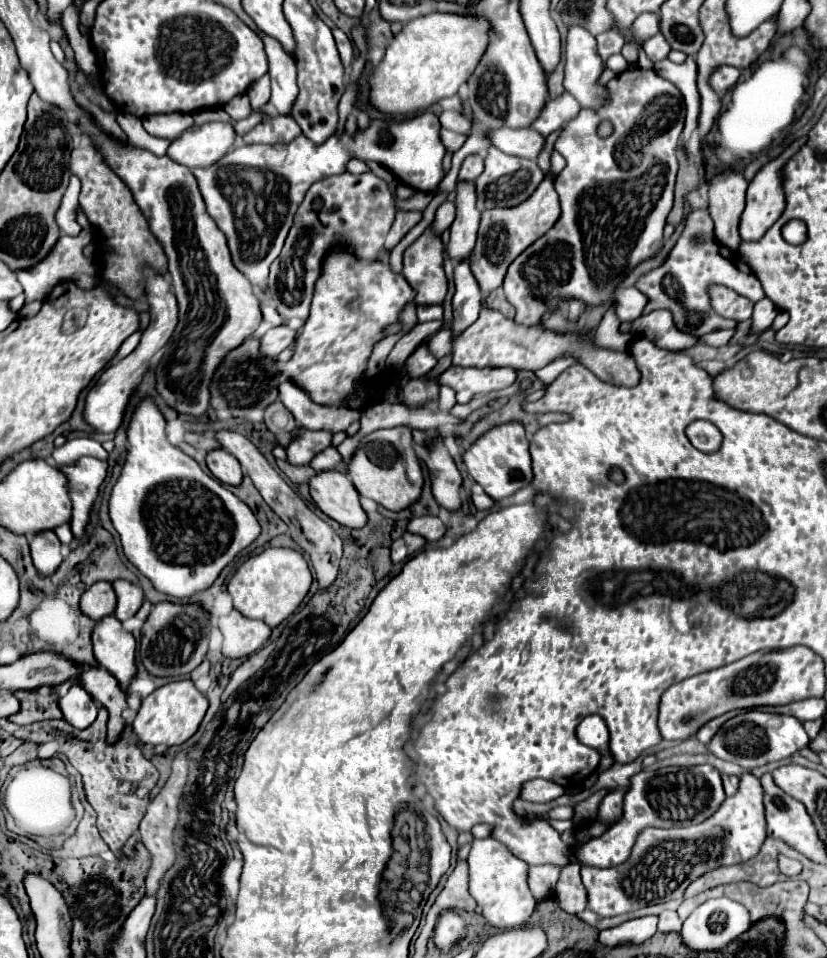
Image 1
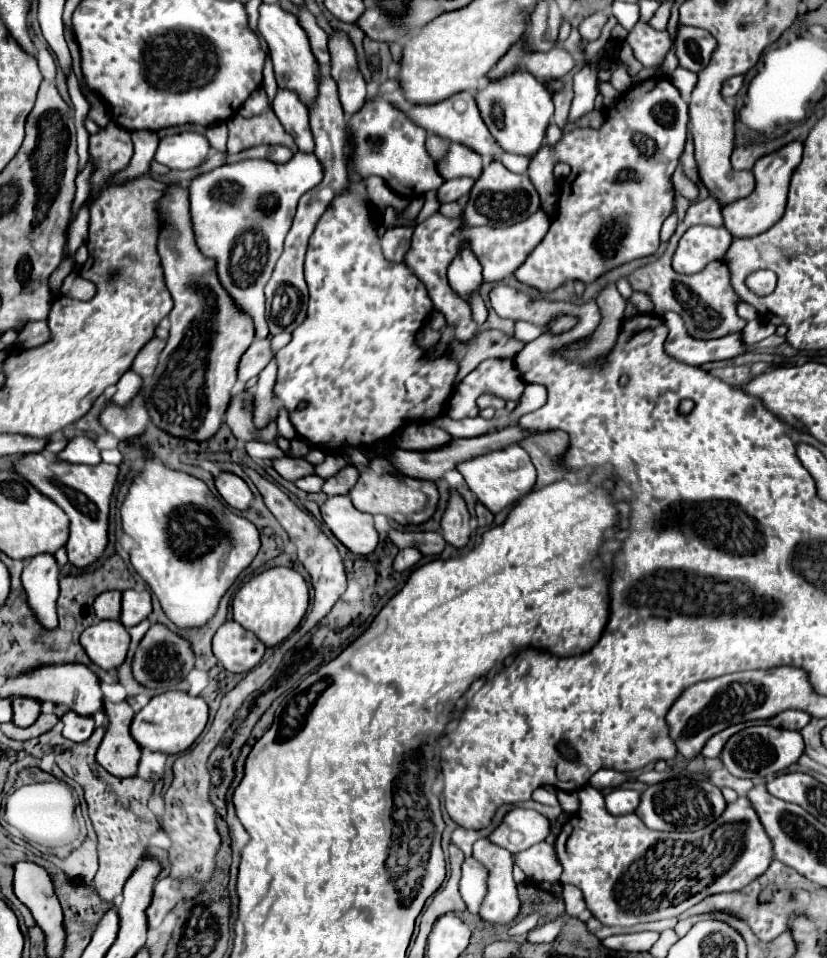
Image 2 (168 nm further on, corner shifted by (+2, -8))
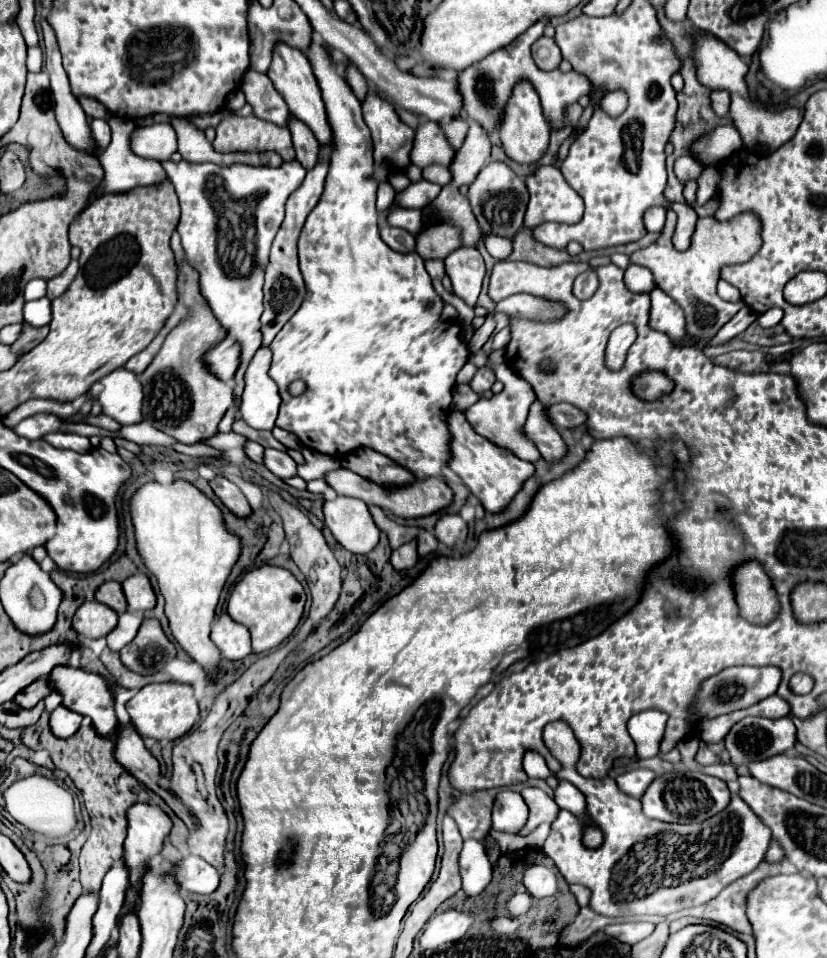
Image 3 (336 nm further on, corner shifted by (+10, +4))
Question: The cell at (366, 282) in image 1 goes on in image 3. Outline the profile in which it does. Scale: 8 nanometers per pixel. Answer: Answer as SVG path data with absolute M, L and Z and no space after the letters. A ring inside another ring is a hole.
M313 38L305 56L323 92L335 148L329 160L325 192L299 236L299 266L307 294L301 308L271 342L273 364L269 376L277 382L281 396L275 424L293 432L303 446L333 458L343 458L343 454L351 454L357 448L371 448L407 468L415 478L441 476L441 470L451 460L451 432L447 426L451 390L455 388L457 372L471 354L467 342L461 338L463 324L441 320L445 302L433 290L423 258L417 252L393 252L383 244L375 210L377 180L373 178L373 142L361 114L361 102L339 74L325 42ZM293 380L307 384L301 396L289 394Z

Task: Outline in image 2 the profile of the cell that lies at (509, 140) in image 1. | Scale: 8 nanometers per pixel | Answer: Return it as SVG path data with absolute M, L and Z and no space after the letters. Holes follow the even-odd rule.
M459 92L459 94L447 98L447 100L439 102L439 104L413 106L413 108L407 110L407 116L411 116L411 120L415 120L415 124L427 128L427 132L433 132L433 134L437 134L441 138L447 138L451 142L463 144L463 146L475 150L483 158L495 160L495 158L499 158L503 154L503 148L495 142L495 138L487 130L485 122L481 120L477 104L475 104L475 98L469 92Z

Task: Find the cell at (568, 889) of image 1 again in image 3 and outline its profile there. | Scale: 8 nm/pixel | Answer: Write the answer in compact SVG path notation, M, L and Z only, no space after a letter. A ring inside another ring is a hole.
M571 884L571 892L575 894L579 906L587 906L587 904L589 904L589 898L591 898L589 888L585 888L585 886L581 886L581 884Z

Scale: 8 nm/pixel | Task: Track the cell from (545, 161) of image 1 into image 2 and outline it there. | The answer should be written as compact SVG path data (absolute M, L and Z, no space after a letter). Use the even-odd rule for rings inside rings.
M589 64L583 66L583 70L575 74L573 82L575 82L575 86L573 86L575 96L573 96L571 110L569 110L569 122L571 124L577 122L581 116L589 114L595 108L595 98L599 94L599 88L597 88L597 72Z

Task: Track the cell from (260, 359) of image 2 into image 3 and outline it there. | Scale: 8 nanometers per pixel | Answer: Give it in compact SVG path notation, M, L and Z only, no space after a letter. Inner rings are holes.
M223 338L209 352L205 352L203 364L219 380L231 382L235 368L239 366L239 344L235 344L231 338Z

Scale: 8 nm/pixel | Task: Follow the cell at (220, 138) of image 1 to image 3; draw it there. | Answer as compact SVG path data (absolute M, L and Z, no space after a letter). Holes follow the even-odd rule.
M151 124L137 126L131 132L131 150L137 156L153 158L153 160L169 160L173 152L177 152L177 136L171 124Z

